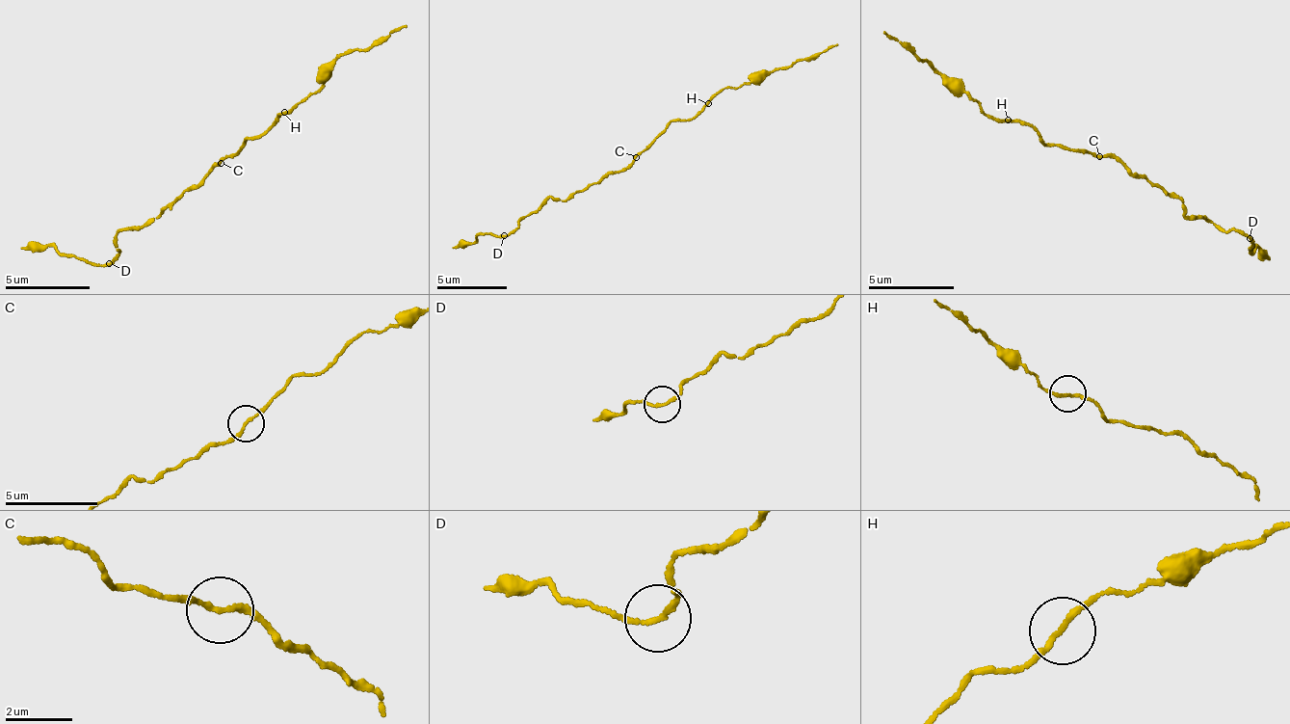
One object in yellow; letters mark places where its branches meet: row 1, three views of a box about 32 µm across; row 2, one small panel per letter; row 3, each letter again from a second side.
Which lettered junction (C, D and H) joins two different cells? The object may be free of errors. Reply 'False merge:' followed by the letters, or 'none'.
False merge: none

